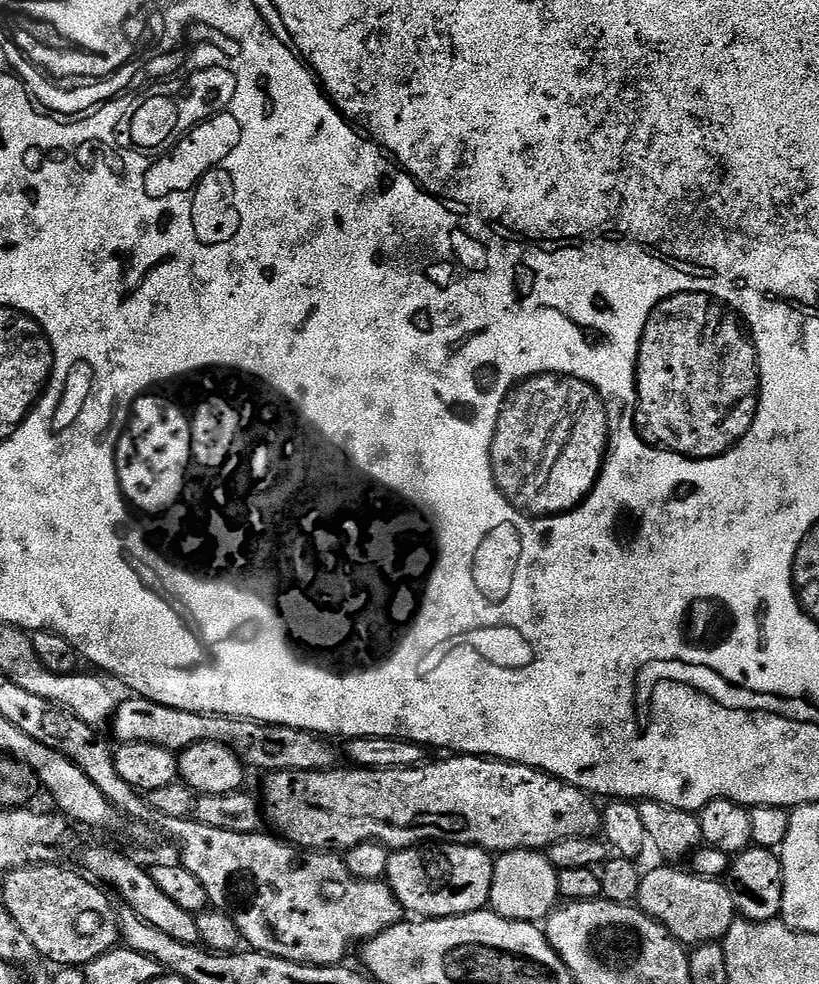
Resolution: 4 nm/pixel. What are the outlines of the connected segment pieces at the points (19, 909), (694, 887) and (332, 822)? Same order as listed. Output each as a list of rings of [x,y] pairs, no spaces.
[[[54,863],[13,868],[3,877],[2,902],[41,957],[60,964],[56,966],[83,966],[121,943],[120,919],[108,901],[109,893],[99,883],[60,867]]]
[[[664,866],[668,868],[652,868],[645,871],[640,878],[635,903],[650,918],[659,922],[668,934],[685,946],[698,944],[715,944],[723,941],[730,926],[738,919],[737,910],[731,897],[731,890],[723,879],[708,880],[704,876],[695,876],[690,870],[684,872],[680,866]]]
[[[452,754],[449,760],[436,760],[415,764],[412,768],[391,768],[390,770],[378,770],[377,768],[357,768],[355,766],[333,767],[323,772],[273,772],[267,777],[264,784],[264,800],[262,796],[262,816],[265,821],[272,823],[271,831],[277,837],[283,838],[287,843],[305,850],[347,850],[358,846],[362,842],[378,840],[389,850],[411,848],[423,845],[425,842],[447,842],[450,844],[473,844],[475,848],[483,848],[489,854],[501,852],[513,852],[519,848],[531,848],[533,850],[546,850],[554,842],[562,842],[566,838],[582,838],[583,836],[596,836],[602,828],[602,812],[599,807],[591,804],[589,793],[567,784],[565,780],[559,780],[548,776],[536,768],[527,768],[521,764],[507,764],[504,760],[490,760],[483,756],[466,756]]]

